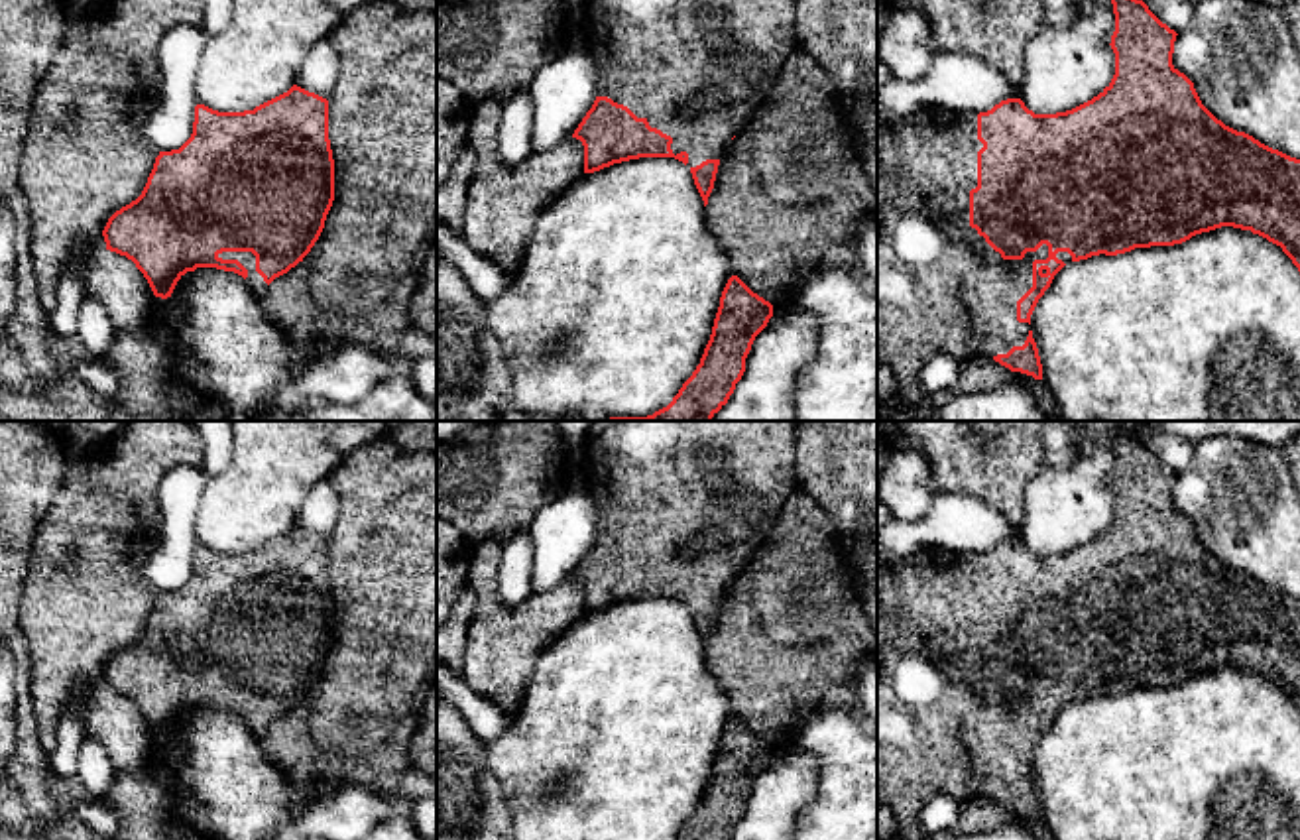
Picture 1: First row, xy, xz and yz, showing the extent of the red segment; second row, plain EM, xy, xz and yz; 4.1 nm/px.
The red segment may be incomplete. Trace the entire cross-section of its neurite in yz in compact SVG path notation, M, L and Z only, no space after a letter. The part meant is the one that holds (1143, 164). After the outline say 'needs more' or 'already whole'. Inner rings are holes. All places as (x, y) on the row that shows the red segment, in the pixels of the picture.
M1111 0L1111 4L1113 4L1113 14L1115 14L1115 31L1111 35L1109 45L1115 53L1115 75L1111 83L1097 96L1093 96L1092 100L1072 110L1056 112L1056 114L1034 114L1033 110L1025 106L1021 98L1001 100L991 110L979 112L979 114L956 114L944 108L918 108L913 114L903 116L903 118L887 118L877 108L877 366L883 366L893 374L897 382L897 397L905 401L907 405L911 407L924 405L920 374L922 374L922 368L938 354L946 354L958 362L966 358L991 358L999 362L1001 366L1009 368L1011 372L1021 372L1021 374L1033 376L1034 380L1042 380L1042 364L1040 364L1038 348L1031 330L1031 315L1038 299L1050 287L1054 275L1070 262L1088 260L1099 254L1117 256L1117 254L1131 252L1135 248L1174 246L1174 244L1182 244L1190 240L1196 234L1210 232L1221 226L1233 226L1241 230L1251 230L1253 234L1259 234L1267 238L1269 242L1280 246L1282 252L1292 260L1292 264L1300 271L1300 159L1290 157L1278 150L1272 150L1245 132L1237 132L1225 126L1202 104L1194 89L1194 83L1172 65L1174 41L1178 33L1170 30L1166 24L1162 24L1143 0Z; needs more

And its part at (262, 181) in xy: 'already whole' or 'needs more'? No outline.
needs more

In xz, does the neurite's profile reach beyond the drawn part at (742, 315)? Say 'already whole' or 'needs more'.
already whole

